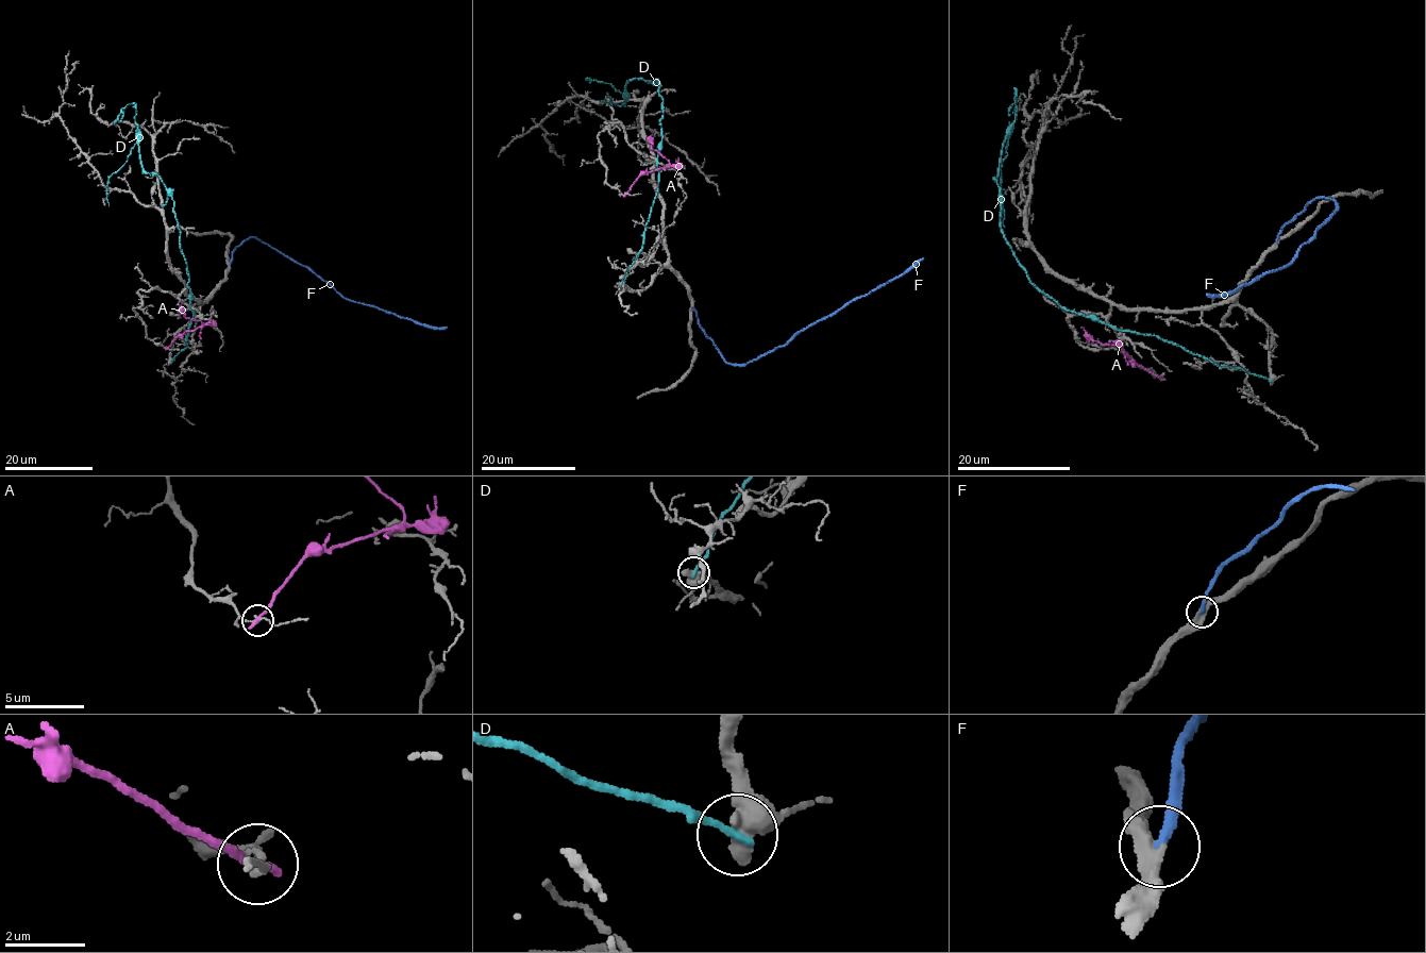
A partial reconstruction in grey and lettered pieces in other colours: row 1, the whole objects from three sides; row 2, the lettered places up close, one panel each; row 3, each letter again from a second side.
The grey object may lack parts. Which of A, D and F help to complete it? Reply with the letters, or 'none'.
F

